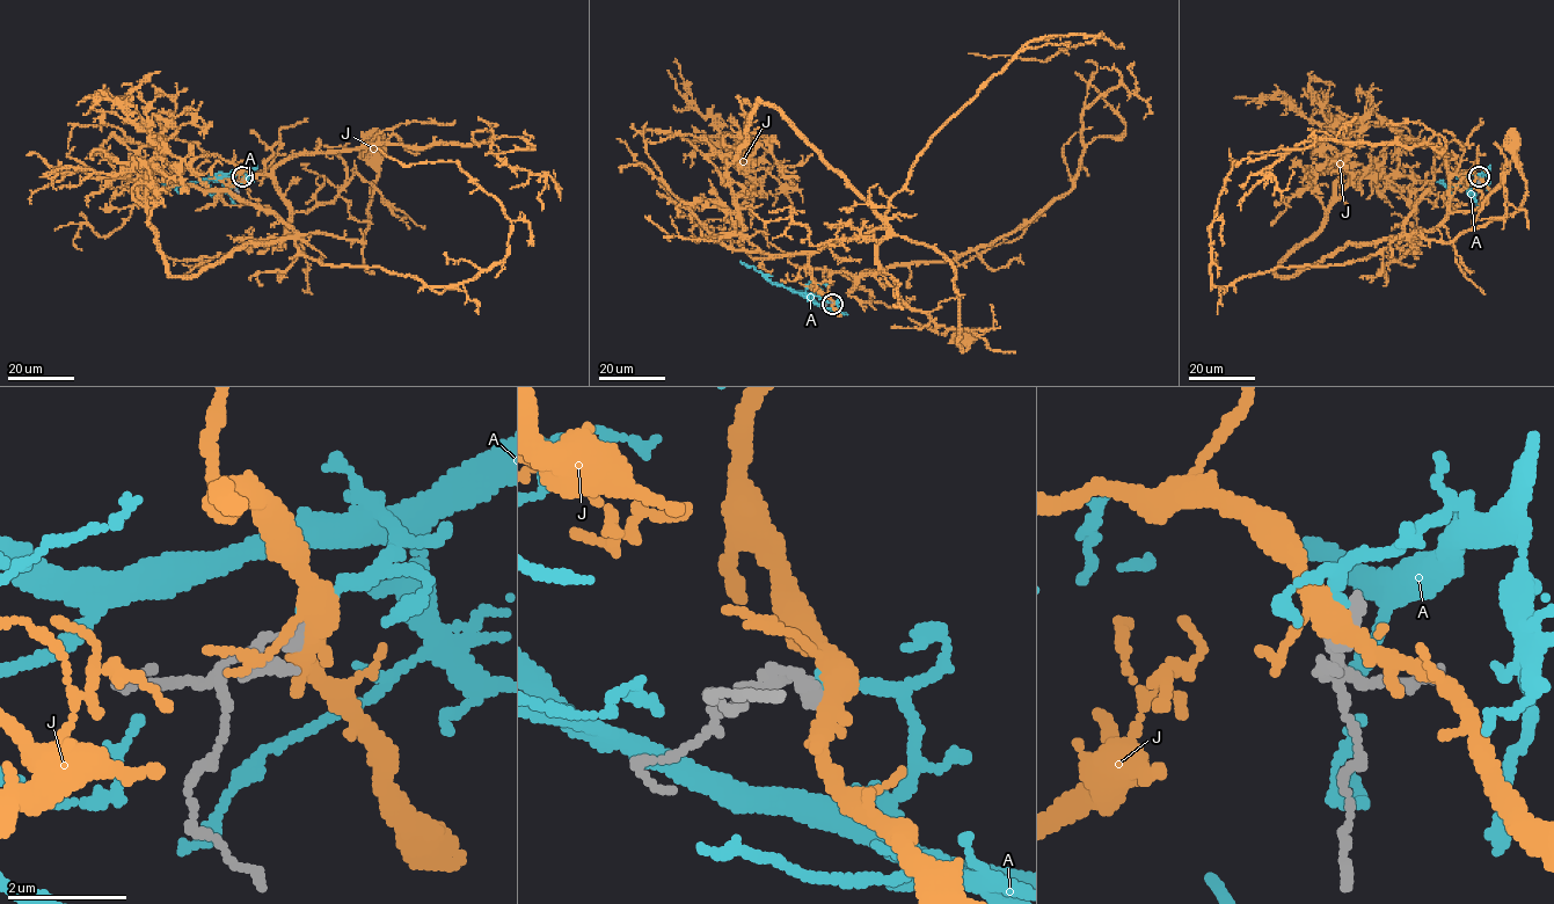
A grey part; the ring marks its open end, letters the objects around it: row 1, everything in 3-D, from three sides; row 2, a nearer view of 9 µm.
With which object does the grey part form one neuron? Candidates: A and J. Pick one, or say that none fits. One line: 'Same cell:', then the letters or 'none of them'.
Same cell: none of them

